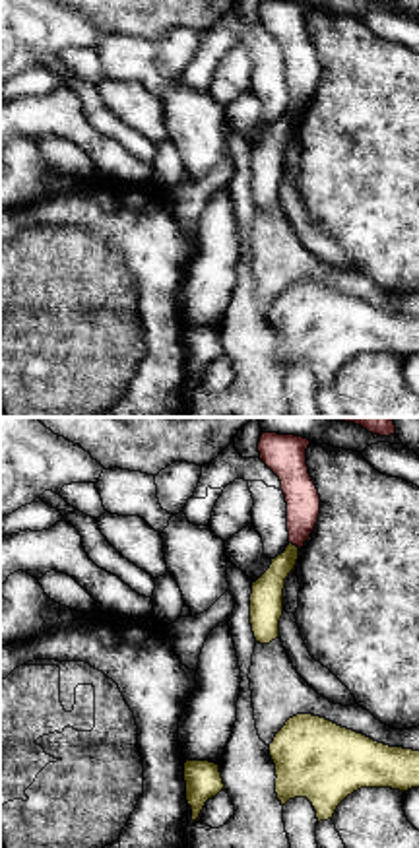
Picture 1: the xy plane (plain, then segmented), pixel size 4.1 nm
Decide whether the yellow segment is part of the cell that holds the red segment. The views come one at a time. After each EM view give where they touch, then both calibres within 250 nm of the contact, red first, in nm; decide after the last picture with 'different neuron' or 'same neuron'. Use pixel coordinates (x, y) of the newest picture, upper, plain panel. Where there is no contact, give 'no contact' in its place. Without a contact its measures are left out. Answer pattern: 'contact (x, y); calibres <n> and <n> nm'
contact (295, 109); calibres 140 and 130 nm

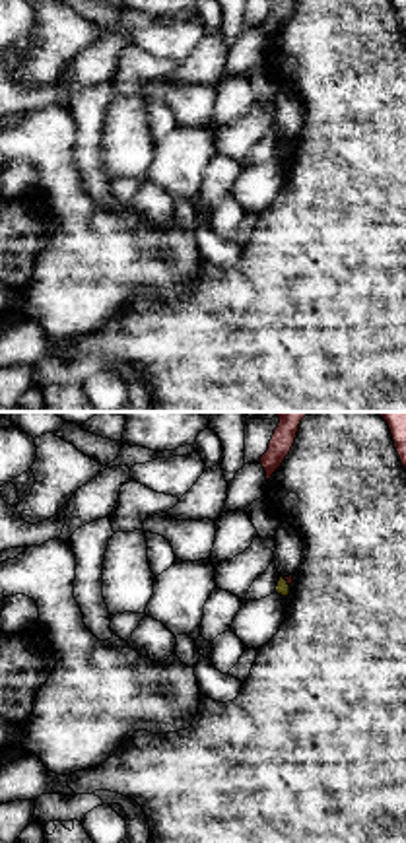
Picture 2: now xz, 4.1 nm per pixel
contact (288, 148); calibres 30 and 50 nm

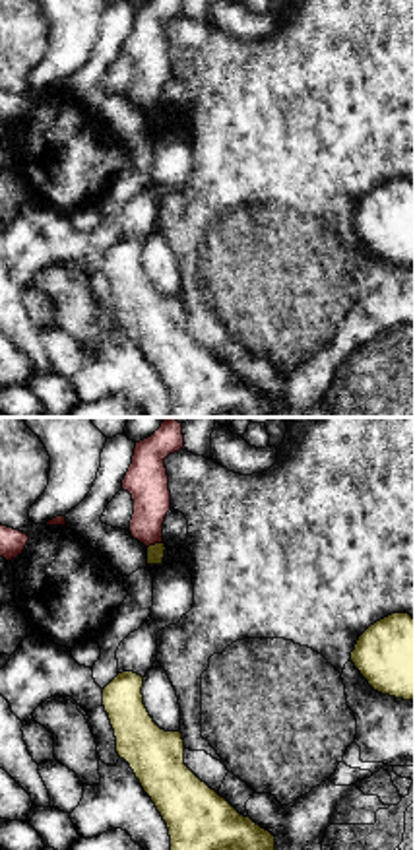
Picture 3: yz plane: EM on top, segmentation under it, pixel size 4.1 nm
contact (154, 109); calibres 170 and 70 nm

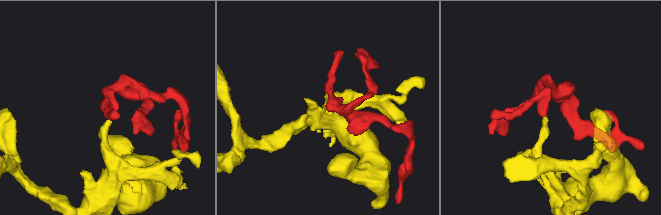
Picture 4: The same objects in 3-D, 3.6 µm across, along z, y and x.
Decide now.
different neuron

